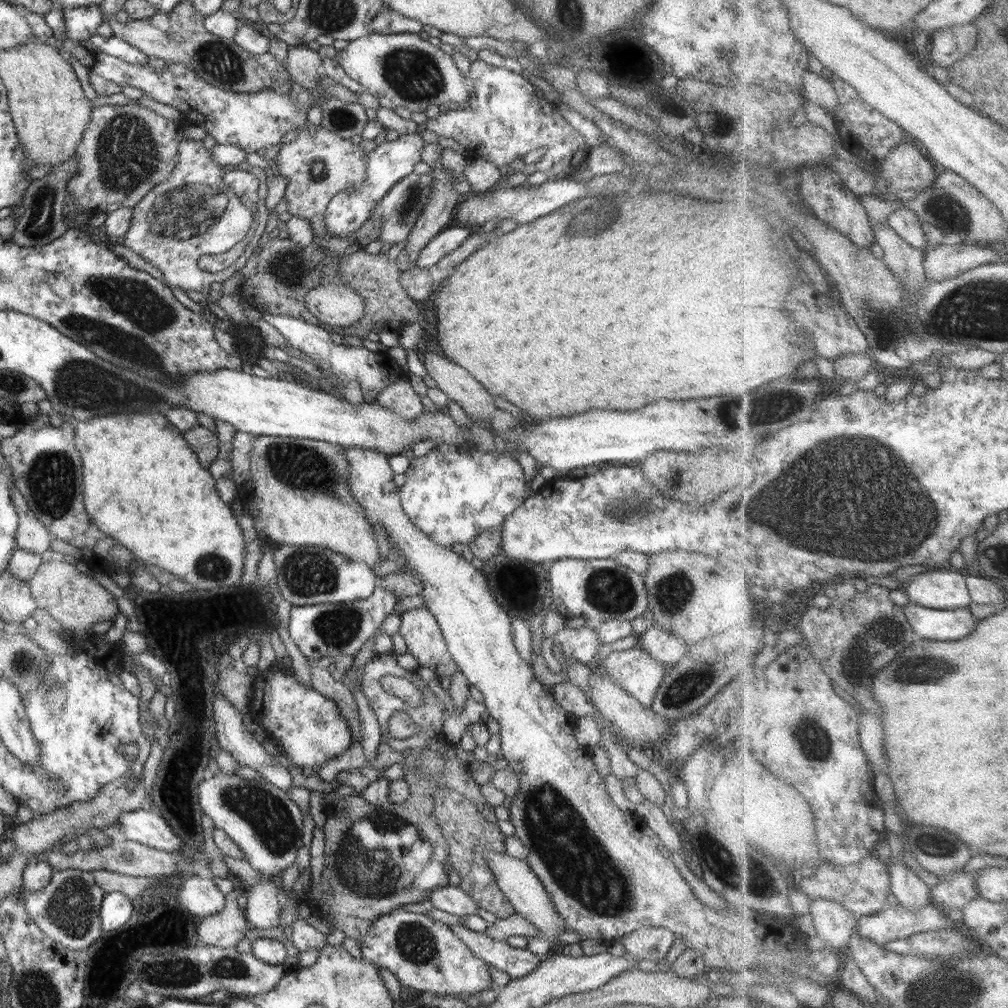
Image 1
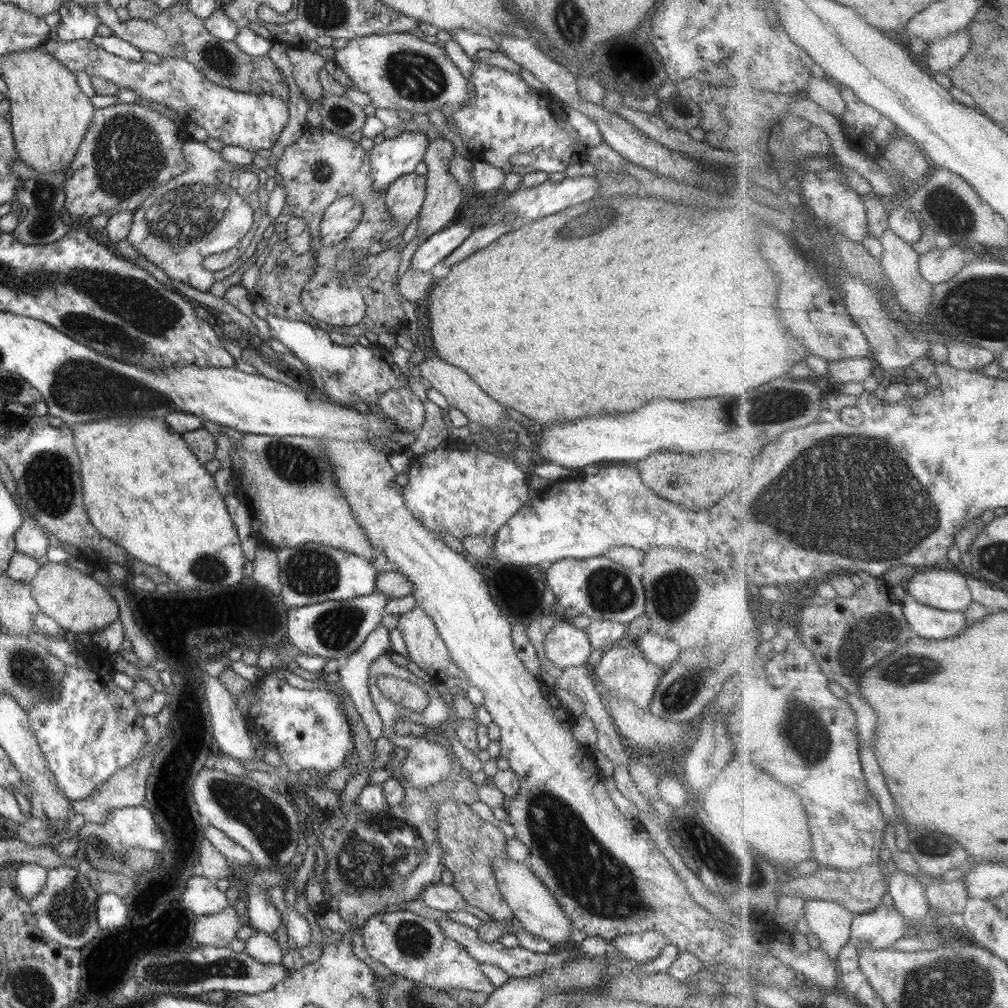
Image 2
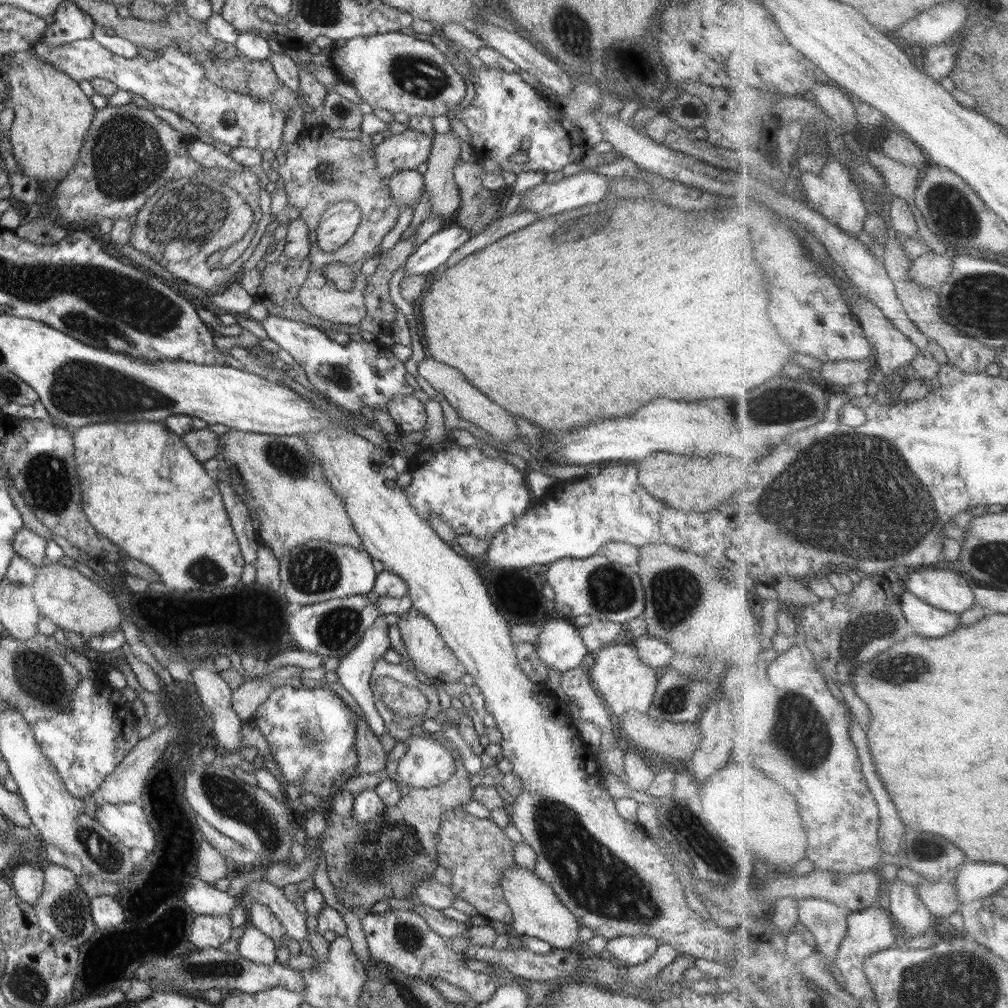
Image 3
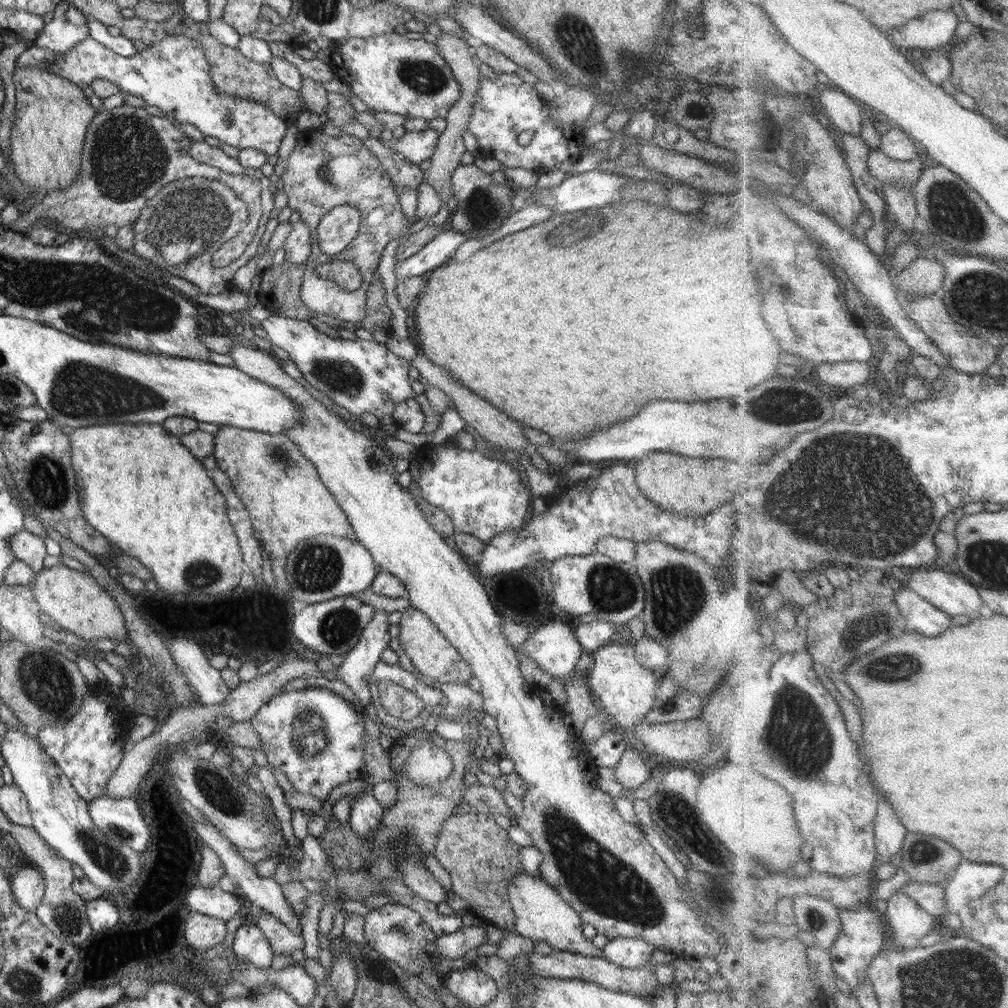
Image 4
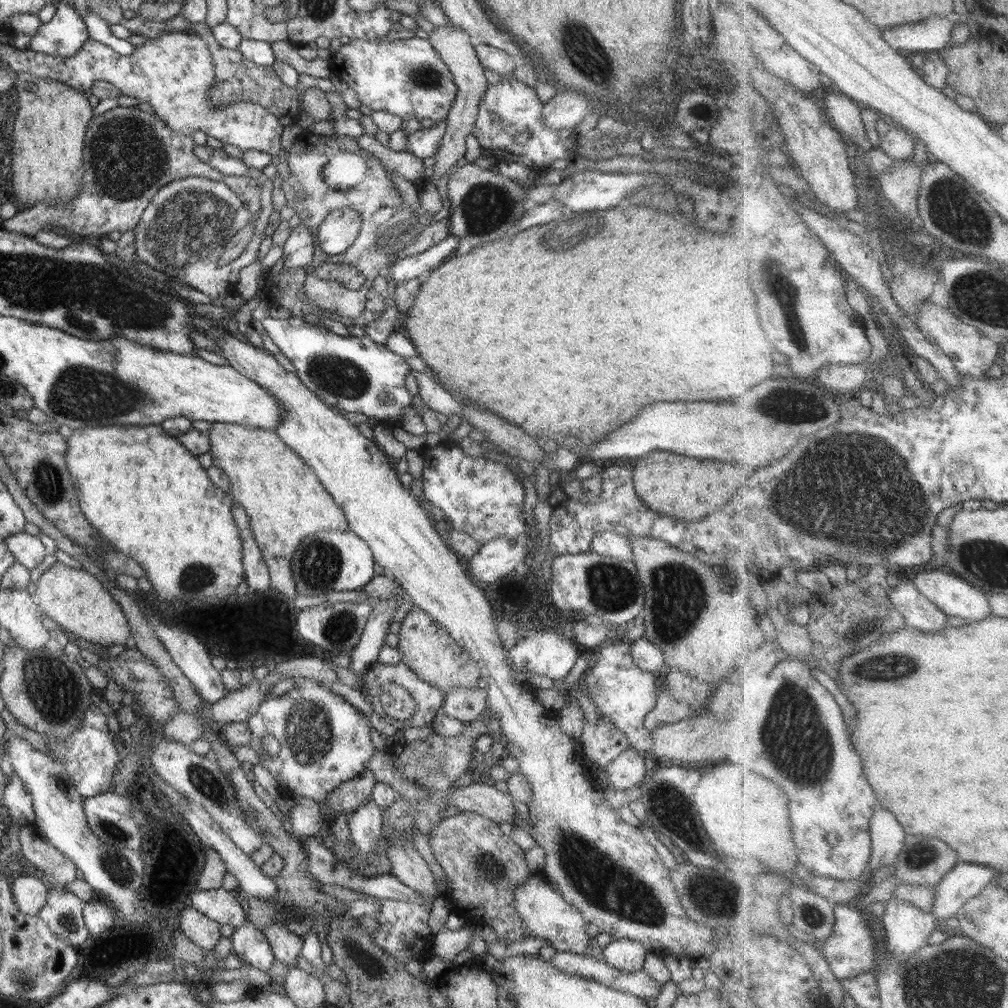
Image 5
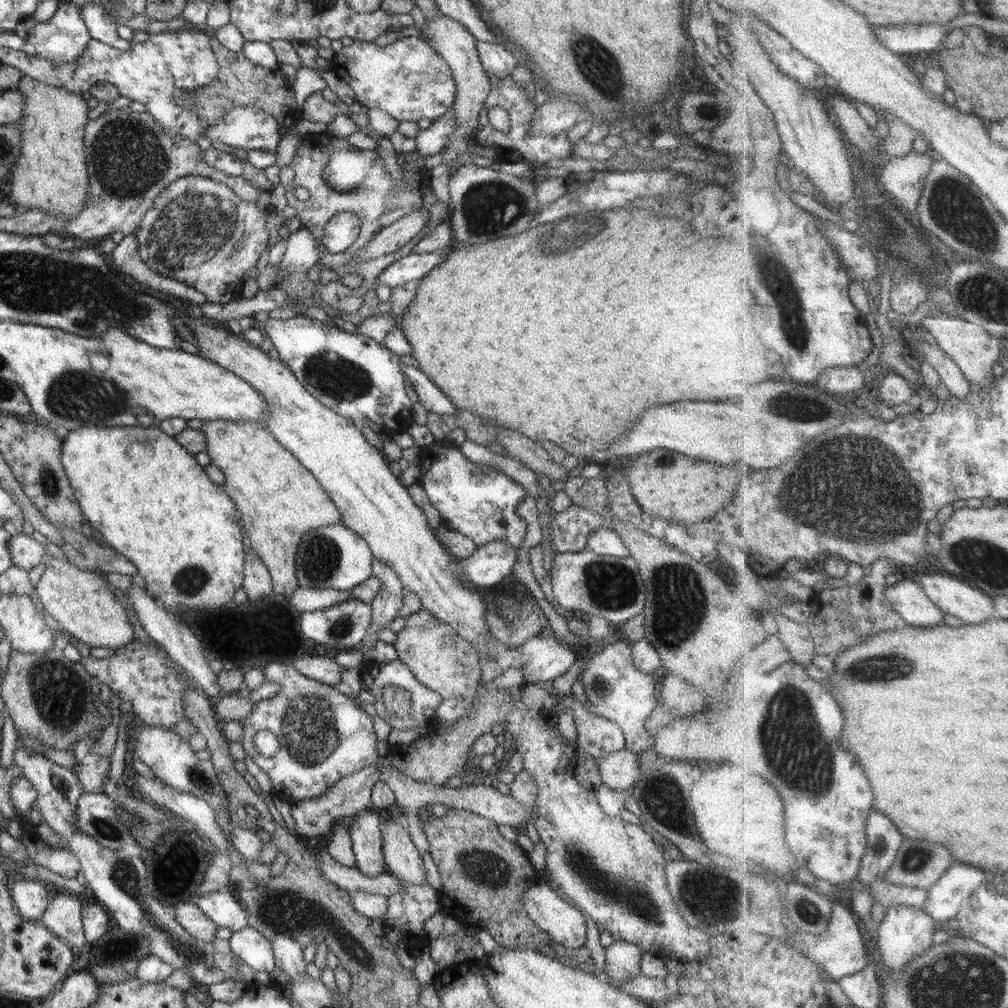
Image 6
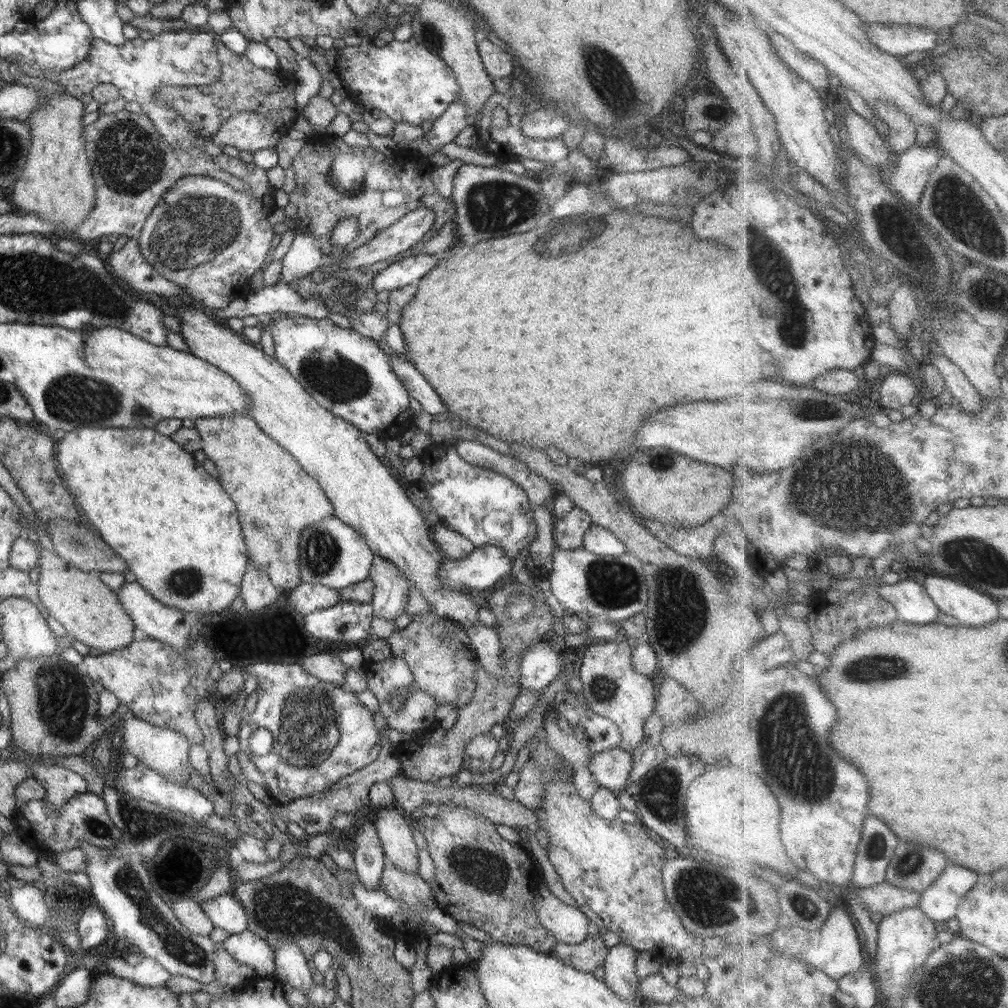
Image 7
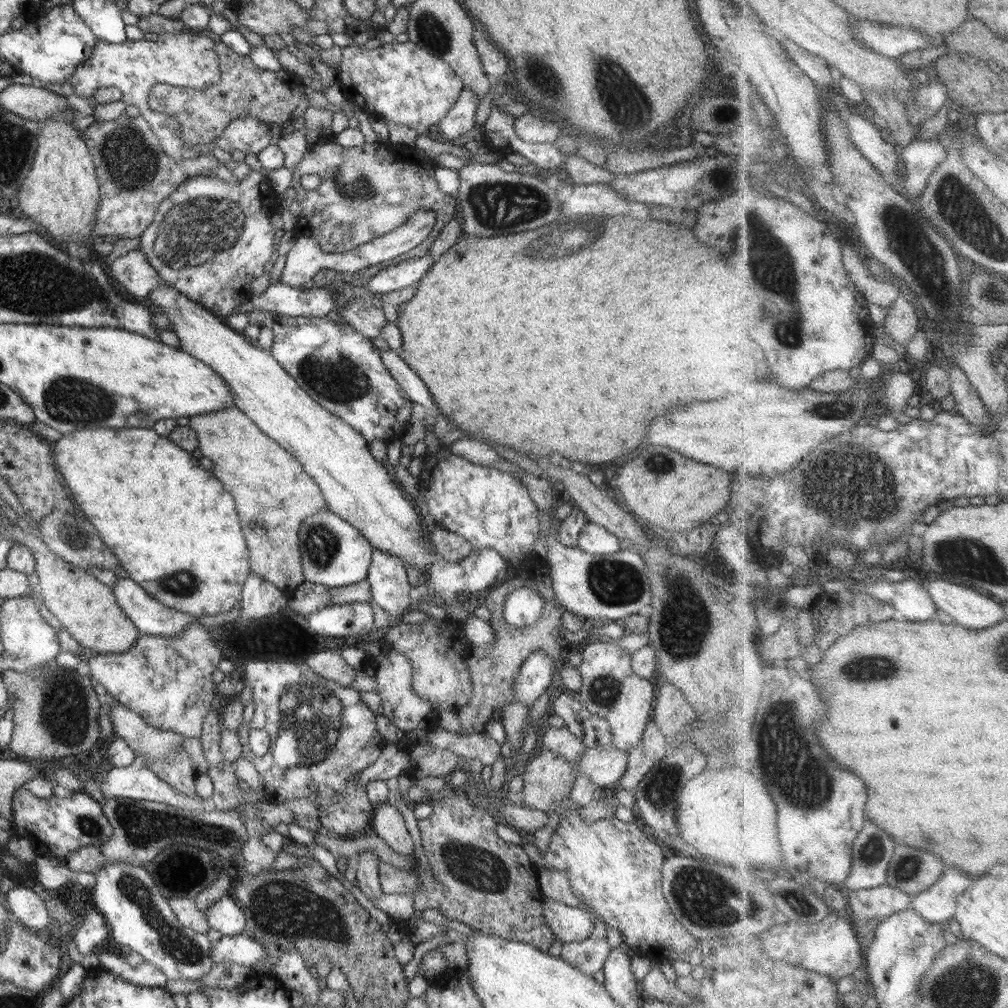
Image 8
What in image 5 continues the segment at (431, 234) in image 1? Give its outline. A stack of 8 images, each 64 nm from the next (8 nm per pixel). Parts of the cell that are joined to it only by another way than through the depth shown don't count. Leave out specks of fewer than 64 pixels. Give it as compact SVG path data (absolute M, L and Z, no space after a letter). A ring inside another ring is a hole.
M454 23L435 26L428 35L428 42L432 48L442 57L447 64L449 71L452 73L454 84L457 86L457 93L450 107L449 113L445 118L446 131L440 143L438 152L435 154L436 164L433 172L428 175L432 176L432 182L438 186L444 186L448 174L456 168L456 163L464 157L466 152L466 137L472 133L474 124L479 113L479 104L487 89L488 81L484 77L484 69L477 57L475 48L470 43L470 35Z

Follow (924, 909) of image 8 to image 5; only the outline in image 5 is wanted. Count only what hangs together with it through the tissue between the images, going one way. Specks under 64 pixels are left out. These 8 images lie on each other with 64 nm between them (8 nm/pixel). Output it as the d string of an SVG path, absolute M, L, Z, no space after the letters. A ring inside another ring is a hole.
M967 861L958 864L954 871L944 878L944 884L940 884L940 900L936 900L936 908L934 908L938 920L945 920L950 923L951 918L958 917L963 906L971 898L978 896L998 874L1000 871L983 865L976 865Z

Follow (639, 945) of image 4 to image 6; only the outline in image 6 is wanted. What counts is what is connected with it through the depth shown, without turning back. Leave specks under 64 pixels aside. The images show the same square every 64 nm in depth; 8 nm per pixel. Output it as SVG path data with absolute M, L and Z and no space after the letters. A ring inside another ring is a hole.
M614 941L613 944L605 948L606 951L606 967L607 974L611 978L611 985L616 989L622 990L621 986L631 978L641 974L640 961L642 960L642 948L634 946L634 944L625 941Z

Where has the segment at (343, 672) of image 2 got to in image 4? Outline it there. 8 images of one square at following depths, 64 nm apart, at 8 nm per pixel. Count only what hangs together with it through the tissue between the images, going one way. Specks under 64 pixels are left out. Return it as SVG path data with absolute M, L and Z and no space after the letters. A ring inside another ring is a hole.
M384 610L376 611L356 646L344 654L344 662L336 673L337 678L342 679L365 706L371 704L368 680L391 639L388 616Z

